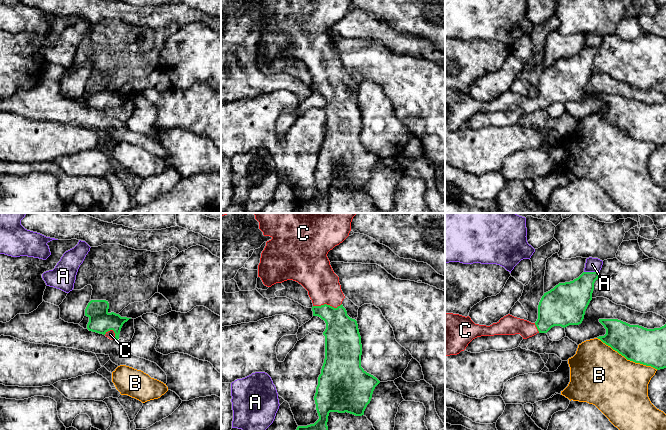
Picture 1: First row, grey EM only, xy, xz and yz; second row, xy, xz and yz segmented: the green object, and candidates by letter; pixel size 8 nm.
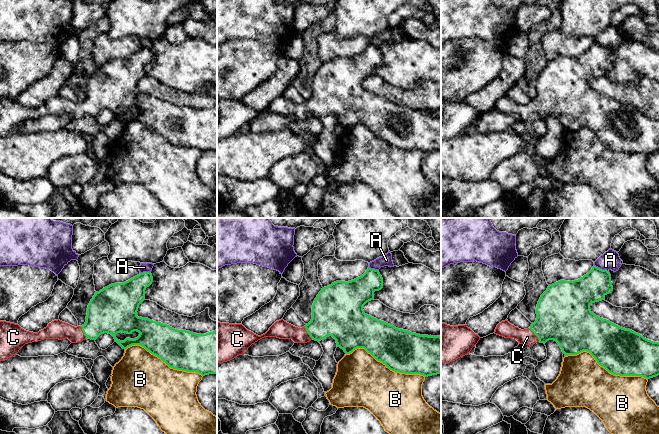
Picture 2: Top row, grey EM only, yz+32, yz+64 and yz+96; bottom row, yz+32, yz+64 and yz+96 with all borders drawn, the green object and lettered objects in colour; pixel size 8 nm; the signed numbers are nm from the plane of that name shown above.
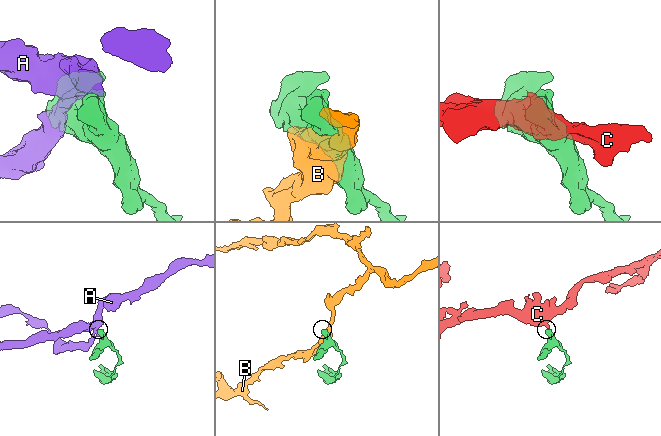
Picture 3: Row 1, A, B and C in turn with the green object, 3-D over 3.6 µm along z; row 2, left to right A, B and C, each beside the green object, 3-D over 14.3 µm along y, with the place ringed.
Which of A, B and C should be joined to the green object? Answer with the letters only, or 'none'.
C

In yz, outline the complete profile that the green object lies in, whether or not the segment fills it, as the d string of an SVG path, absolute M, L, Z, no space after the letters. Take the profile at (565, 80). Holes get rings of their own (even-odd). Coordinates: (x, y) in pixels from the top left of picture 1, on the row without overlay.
M583 48L573 57L559 59L550 67L544 69L538 81L538 95L535 99L508 90L497 99L486 102L475 100L469 92L445 89L445 132L459 130L466 125L473 115L481 112L520 110L523 115L527 115L537 109L547 109L554 102L565 104L569 101L581 100L585 87L592 76L594 59L598 53L599 48Z

